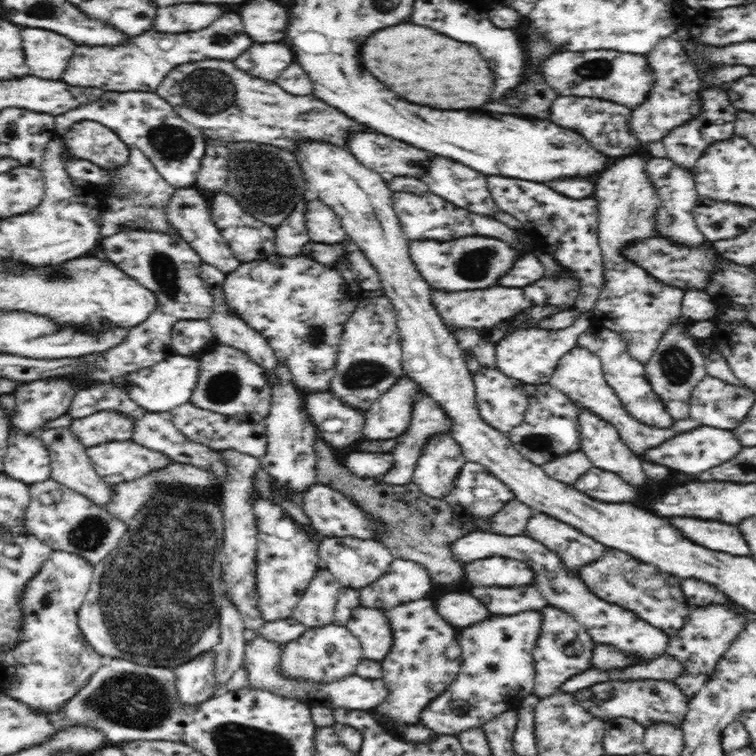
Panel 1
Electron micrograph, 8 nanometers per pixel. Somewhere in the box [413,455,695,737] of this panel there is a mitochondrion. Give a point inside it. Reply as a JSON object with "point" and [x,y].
{"point":[460,708]}

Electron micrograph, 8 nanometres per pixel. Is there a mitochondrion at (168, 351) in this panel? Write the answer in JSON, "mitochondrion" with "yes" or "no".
{"mitochondrion":"no"}

